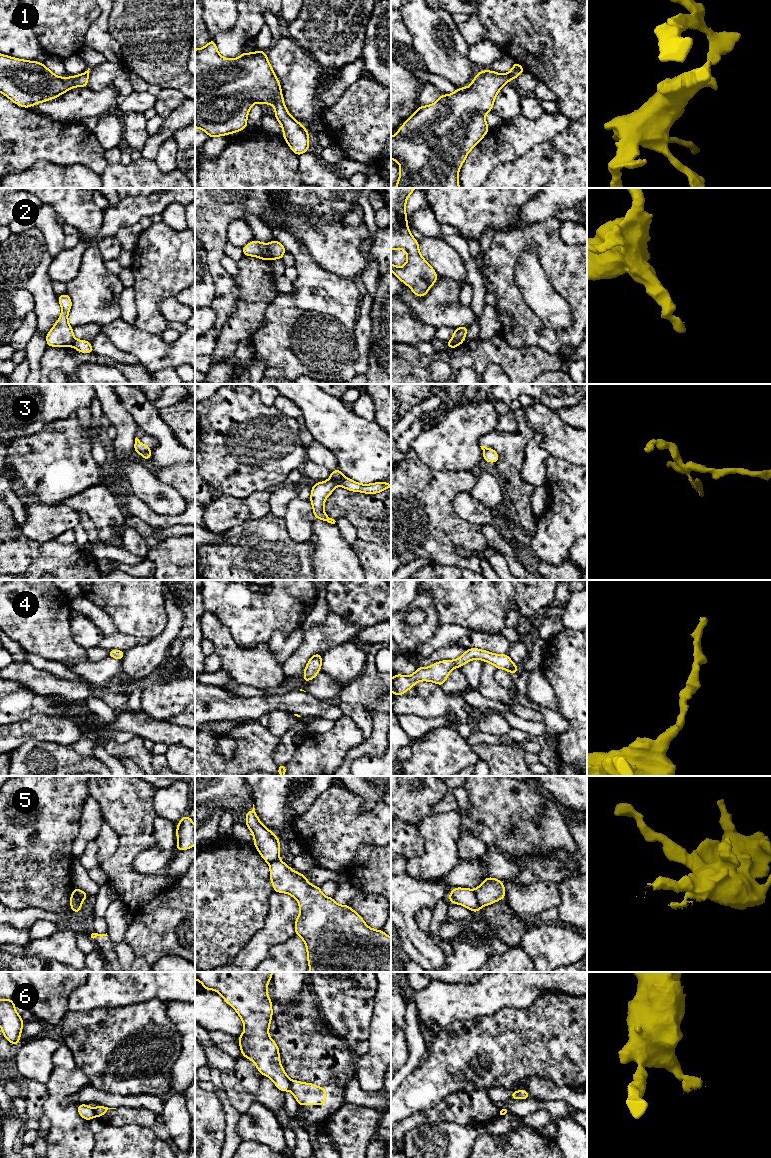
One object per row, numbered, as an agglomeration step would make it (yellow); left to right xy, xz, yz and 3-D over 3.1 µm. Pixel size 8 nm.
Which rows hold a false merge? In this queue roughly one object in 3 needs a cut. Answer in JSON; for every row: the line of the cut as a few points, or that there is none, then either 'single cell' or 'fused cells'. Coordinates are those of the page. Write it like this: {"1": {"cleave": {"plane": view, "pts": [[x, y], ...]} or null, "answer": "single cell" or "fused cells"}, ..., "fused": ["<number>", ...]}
{"1": {"cleave": null, "answer": "single cell"}, "2": {"cleave": {"plane": "xz", "pts": [[267, 245], [271, 258]]}, "answer": "fused cells"}, "3": {"cleave": {"plane": "xz", "pts": [[344, 476], [338, 480], [330, 479]]}, "answer": "fused cells"}, "4": {"cleave": null, "answer": "single cell"}, "5": {"cleave": {"plane": "yz", "pts": [[473, 890], [480, 907]]}, "answer": "fused cells"}, "6": {"cleave": {"plane": "xz", "pts": [[291, 1080], [289, 1089]]}, "answer": "fused cells"}, "fused": ["2", "3", "5", "6"]}

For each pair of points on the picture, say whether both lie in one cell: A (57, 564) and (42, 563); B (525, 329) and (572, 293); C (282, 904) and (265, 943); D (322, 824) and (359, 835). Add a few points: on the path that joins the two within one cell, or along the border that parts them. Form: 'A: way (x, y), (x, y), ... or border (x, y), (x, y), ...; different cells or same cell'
A: way (53, 564), (46, 564); same cell
B: way (508, 292), (507, 259), (523, 243), (549, 256); same cell
C: way (282, 914), (280, 925), (273, 933); same cell
D: way (331, 827), (350, 827); same cell

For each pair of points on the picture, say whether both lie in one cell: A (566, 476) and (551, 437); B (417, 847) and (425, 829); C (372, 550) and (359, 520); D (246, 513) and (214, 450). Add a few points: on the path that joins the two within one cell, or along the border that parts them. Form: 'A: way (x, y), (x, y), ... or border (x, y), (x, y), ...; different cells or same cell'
A: border (549, 454), (576, 465); different cells
B: border (414, 823), (423, 840), (424, 852), (410, 858); different cells
C: border (358, 538), (364, 541), (373, 541), (380, 546); different cells
D: border (261, 490), (254, 491), (244, 497), (222, 494); different cells

